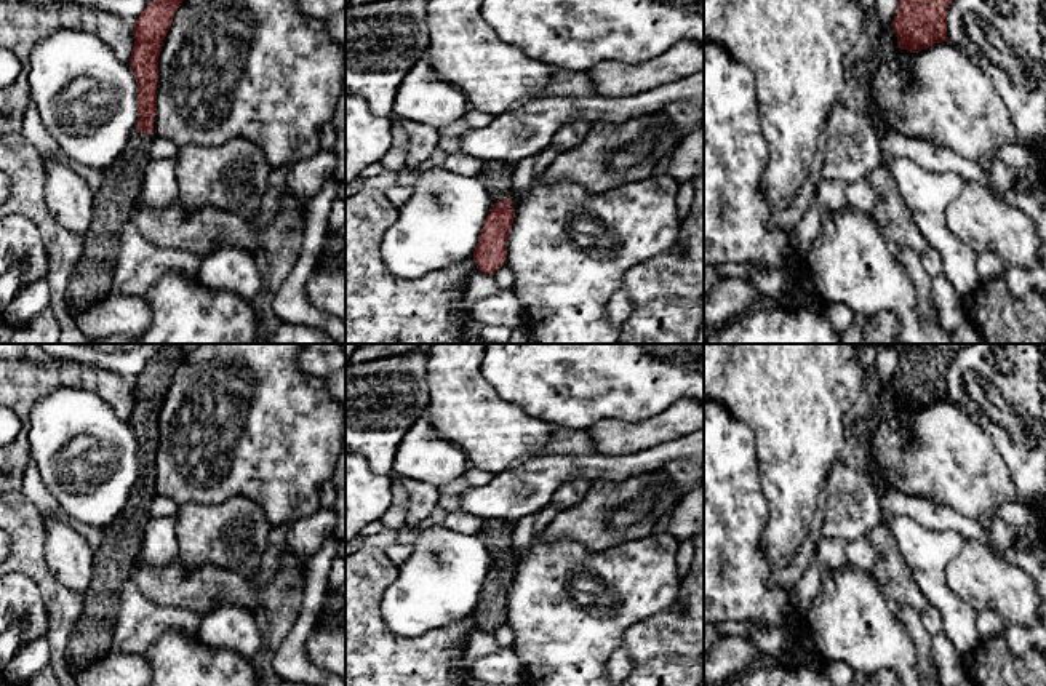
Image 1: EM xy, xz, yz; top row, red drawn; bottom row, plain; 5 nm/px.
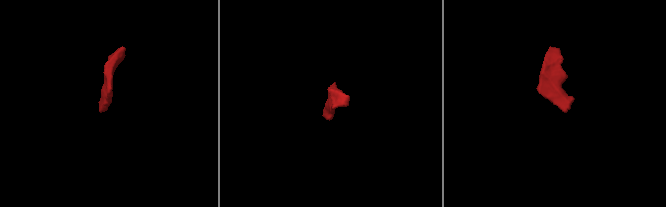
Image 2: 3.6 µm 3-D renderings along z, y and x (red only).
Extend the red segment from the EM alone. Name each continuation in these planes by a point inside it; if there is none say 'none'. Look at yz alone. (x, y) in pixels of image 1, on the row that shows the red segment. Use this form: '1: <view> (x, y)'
none

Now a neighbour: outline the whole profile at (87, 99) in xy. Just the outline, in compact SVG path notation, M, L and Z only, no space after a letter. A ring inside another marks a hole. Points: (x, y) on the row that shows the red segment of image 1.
M54 30L32 48L27 78L46 134L69 160L104 171L122 155L138 125L138 83L104 42L82 30Z

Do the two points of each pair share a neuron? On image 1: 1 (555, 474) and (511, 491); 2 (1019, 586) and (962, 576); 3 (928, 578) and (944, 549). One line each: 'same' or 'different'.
1: same
2: same
3: same

